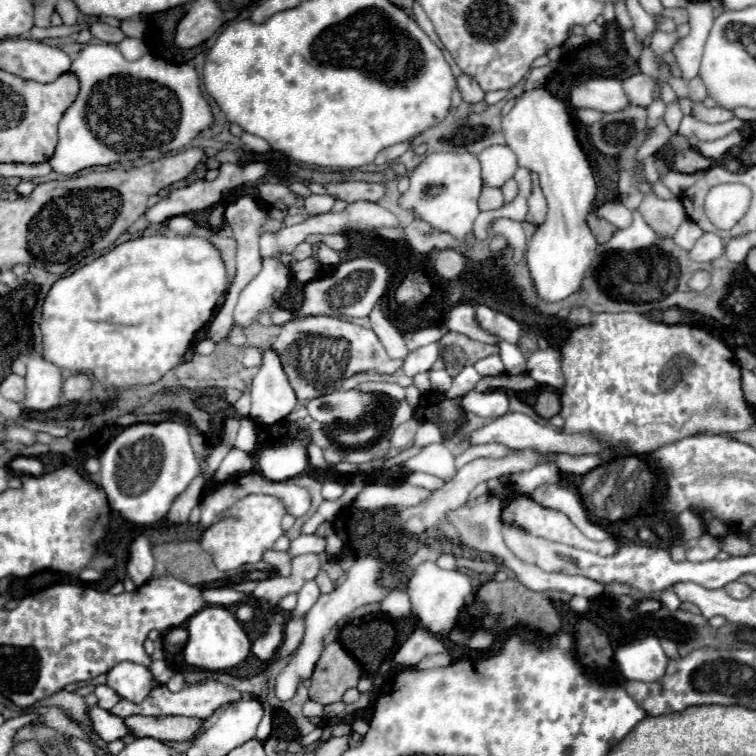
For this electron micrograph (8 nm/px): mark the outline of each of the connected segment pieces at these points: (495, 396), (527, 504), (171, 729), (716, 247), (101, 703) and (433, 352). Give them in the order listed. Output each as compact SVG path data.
M468 391L460 397L460 405L464 411L480 415L480 417L502 417L508 413L508 395L504 391Z
M516 495L512 497L504 507L502 507L502 515L500 515L502 521L506 523L512 523L512 525L518 525L522 527L524 531L528 531L530 535L536 535L536 537L544 537L544 539L552 539L552 541L560 541L560 543L566 543L566 545L580 545L582 549L588 549L588 551L594 551L598 555L614 555L618 551L618 541L616 539L606 539L606 541L592 541L588 537L584 537L584 533L580 533L580 529L562 513L562 511L556 511L556 509L546 509L542 505L538 505L536 501L532 501L530 497L524 497L524 495Z
M132 715L126 719L136 737L154 737L160 741L192 741L200 729L202 719L185 716Z
M704 233L694 245L694 249L688 253L688 257L698 263L710 263L716 261L722 253L724 253L722 237L718 237L716 233Z
M98 685L96 687L96 699L98 699L98 707L102 707L102 709L106 709L106 711L110 711L122 697L112 689L112 687L108 687L108 685Z
M430 343L430 345L424 345L424 347L418 347L416 351L410 351L406 361L404 361L404 375L408 377L414 377L418 373L426 373L430 371L430 367L434 365L434 361L440 357L440 349L438 349L438 343Z

